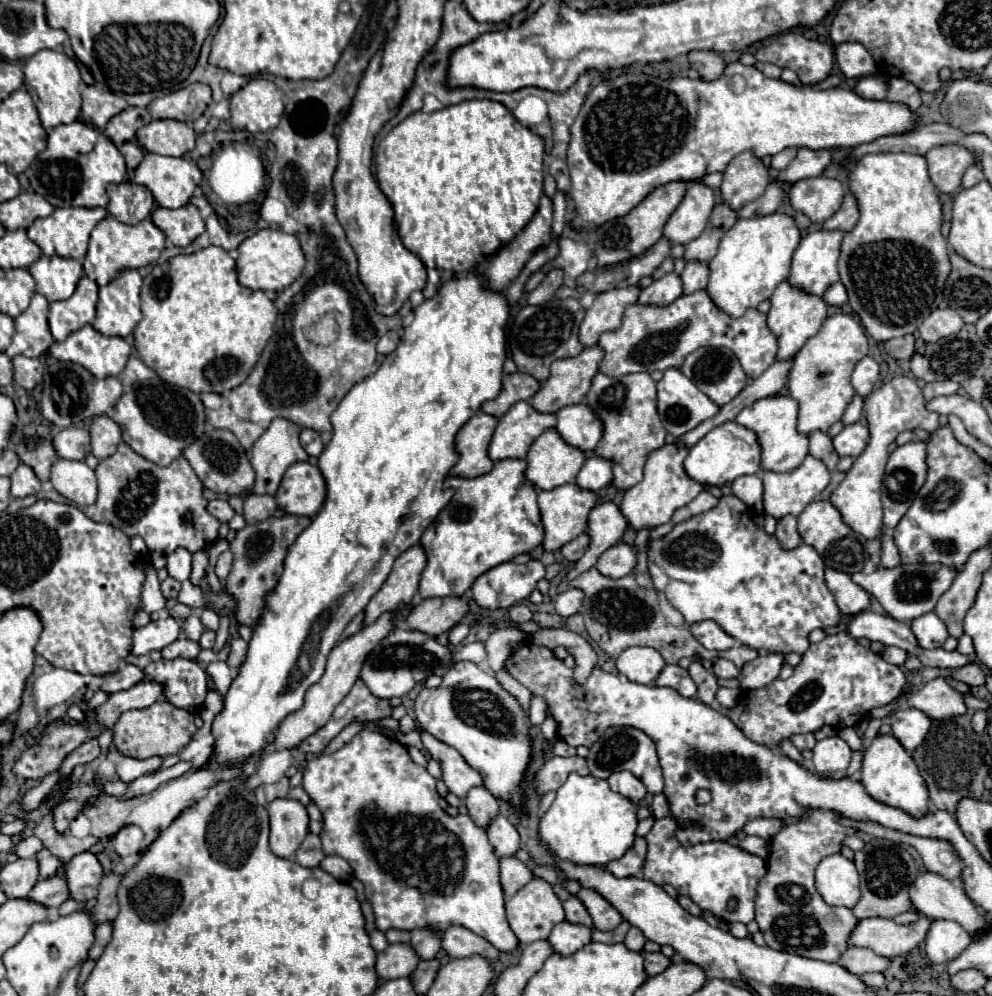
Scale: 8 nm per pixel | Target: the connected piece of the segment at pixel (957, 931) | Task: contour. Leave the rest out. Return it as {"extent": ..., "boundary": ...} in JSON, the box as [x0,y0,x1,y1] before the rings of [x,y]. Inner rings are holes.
{"extent":[925,920,971,964],"boundary":[[[933,920],[925,936],[925,954],[931,962],[941,964],[957,958],[969,944],[971,936],[951,920]]]}

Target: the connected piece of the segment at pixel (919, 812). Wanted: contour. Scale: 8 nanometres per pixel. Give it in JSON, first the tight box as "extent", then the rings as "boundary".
{"extent":[861,736,929,818],"boundary":[[[877,736],[869,742],[865,756],[863,756],[863,768],[861,768],[861,784],[865,792],[875,798],[877,802],[883,802],[887,806],[899,808],[907,812],[913,818],[921,818],[929,812],[929,794],[927,786],[913,762],[913,758],[907,754],[907,750],[899,744],[895,736]]]}

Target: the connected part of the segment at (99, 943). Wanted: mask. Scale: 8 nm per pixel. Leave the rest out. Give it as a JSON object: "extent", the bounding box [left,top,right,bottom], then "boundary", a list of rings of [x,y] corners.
{"extent":[89,922,111,960],"boundary":[[[109,922],[107,924],[99,924],[95,928],[95,942],[93,942],[91,950],[89,950],[89,958],[97,960],[99,954],[103,954],[103,950],[105,950],[109,940],[111,940],[111,924]]]}

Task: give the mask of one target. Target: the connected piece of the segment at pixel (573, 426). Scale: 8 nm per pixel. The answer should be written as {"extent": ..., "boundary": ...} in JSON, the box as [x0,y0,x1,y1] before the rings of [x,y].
{"extent":[555,404,603,452],"boundary":[[[587,404],[565,406],[563,410],[557,410],[555,416],[555,430],[559,432],[559,436],[581,452],[591,452],[603,436],[603,424]]]}

